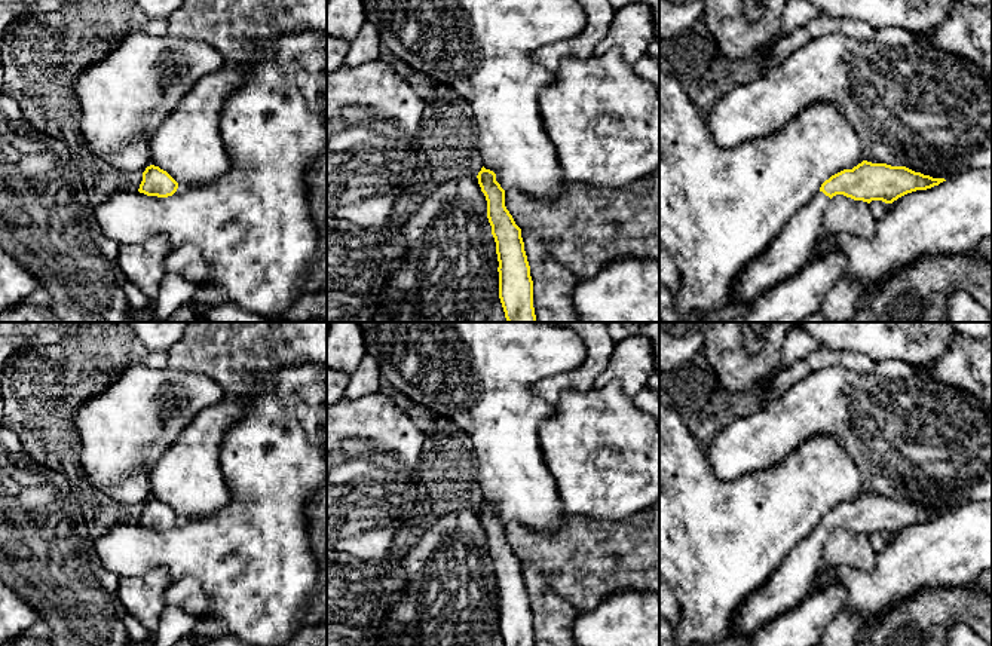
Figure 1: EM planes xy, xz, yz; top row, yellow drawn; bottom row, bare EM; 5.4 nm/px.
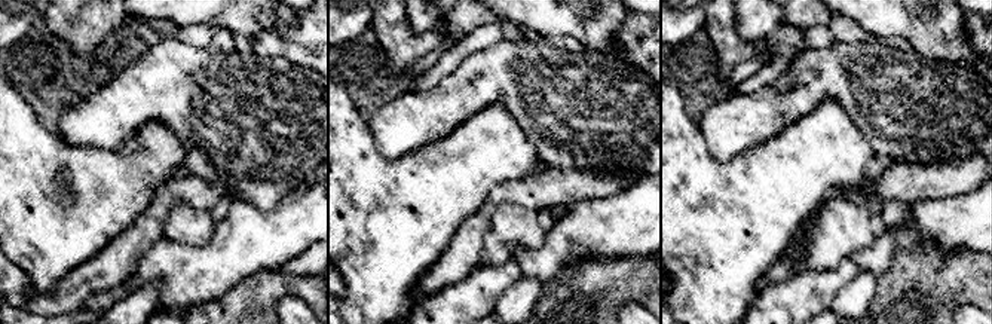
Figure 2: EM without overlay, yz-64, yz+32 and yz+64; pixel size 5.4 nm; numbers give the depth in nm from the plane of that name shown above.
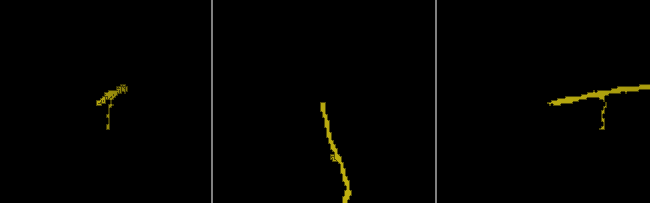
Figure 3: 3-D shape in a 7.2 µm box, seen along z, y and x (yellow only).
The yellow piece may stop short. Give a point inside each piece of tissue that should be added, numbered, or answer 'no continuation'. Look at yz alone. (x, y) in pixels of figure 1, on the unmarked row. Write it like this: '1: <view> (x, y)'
1: yz (792, 582)

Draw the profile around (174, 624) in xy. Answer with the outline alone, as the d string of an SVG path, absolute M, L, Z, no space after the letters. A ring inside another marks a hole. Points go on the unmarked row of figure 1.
M165 606L159 627L151 637L151 646L174 646L181 639L189 637L198 618L177 606Z

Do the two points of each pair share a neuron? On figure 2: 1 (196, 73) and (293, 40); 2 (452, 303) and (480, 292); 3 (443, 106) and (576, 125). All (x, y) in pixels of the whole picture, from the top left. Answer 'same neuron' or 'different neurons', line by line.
1: different neurons
2: same neuron
3: same neuron

